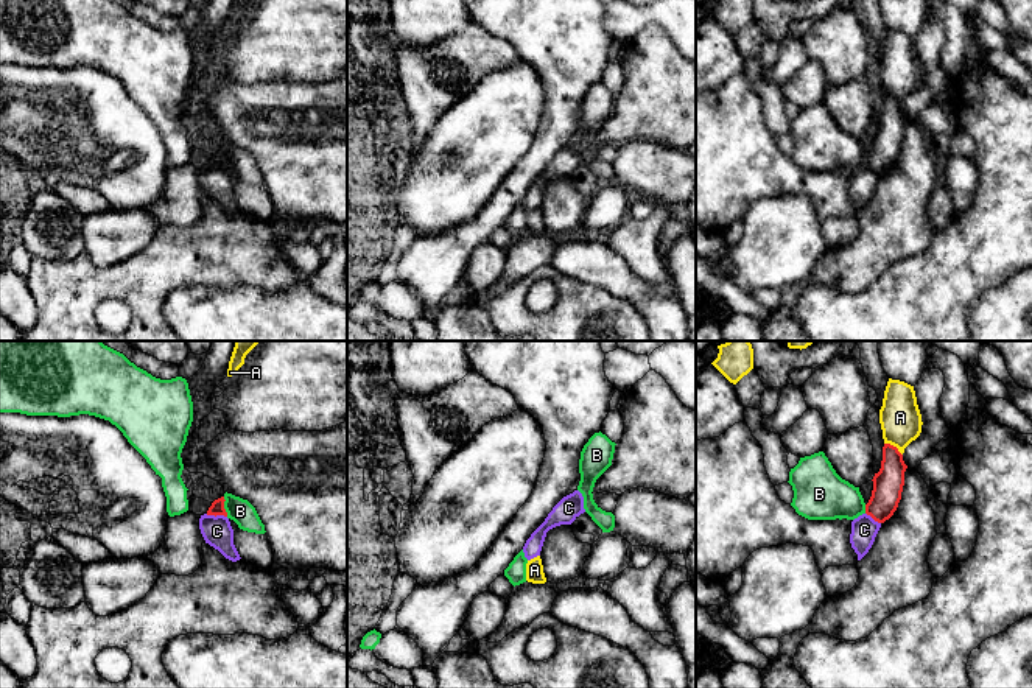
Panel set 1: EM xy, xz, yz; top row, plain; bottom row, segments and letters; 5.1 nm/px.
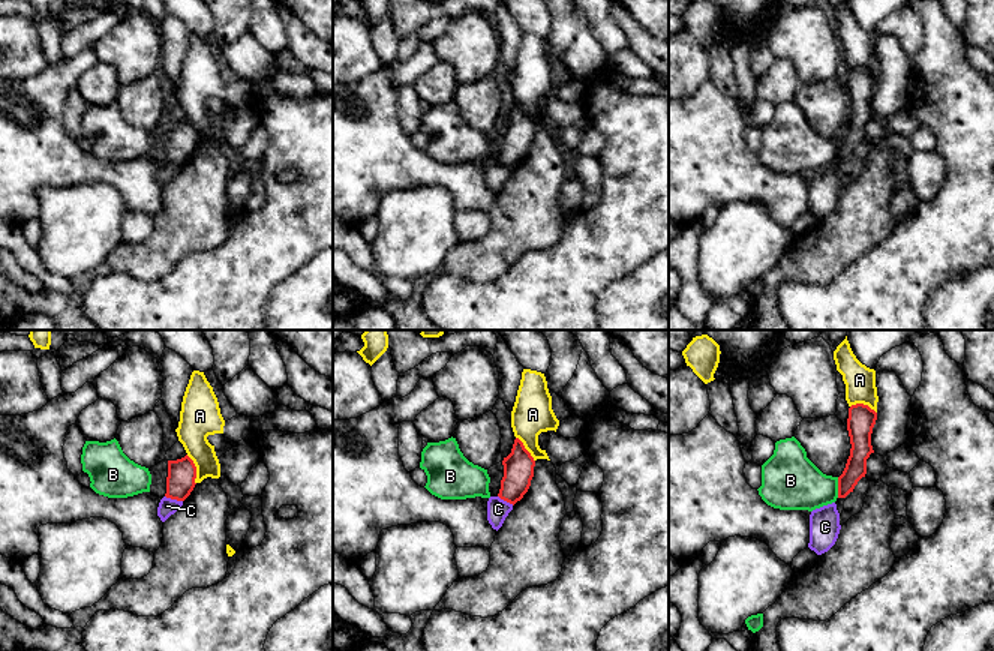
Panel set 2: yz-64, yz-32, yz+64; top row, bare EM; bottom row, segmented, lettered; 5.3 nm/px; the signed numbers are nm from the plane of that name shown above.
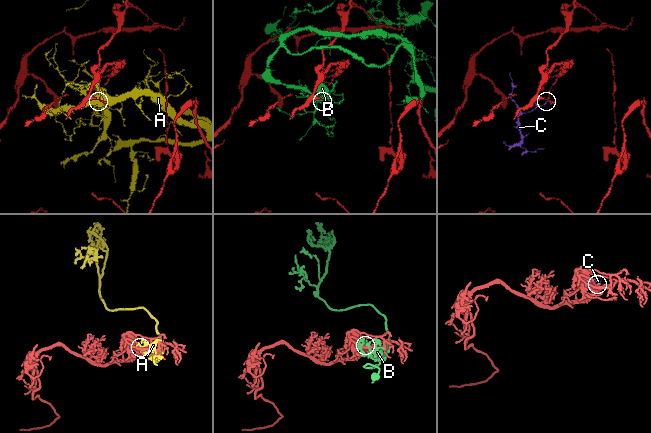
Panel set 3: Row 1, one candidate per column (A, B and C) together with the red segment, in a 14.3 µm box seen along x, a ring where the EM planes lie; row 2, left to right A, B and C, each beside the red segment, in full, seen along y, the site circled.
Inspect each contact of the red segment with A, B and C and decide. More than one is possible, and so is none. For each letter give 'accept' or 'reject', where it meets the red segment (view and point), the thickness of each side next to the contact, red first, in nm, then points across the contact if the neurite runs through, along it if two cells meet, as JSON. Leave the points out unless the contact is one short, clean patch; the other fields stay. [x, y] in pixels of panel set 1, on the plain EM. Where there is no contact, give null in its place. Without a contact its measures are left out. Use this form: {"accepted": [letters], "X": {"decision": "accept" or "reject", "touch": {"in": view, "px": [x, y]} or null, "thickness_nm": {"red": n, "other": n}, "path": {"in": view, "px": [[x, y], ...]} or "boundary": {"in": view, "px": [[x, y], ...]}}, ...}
{"accepted": [], "A": {"decision": "reject", "touch": {"in": "yz", "px": [894, 98]}, "thickness_nm": {"red": 160, "other": 220}}, "B": {"decision": "reject", "touch": {"in": "xy", "px": [223, 157]}, "thickness_nm": {"red": 70, "other": 120}, "boundary": {"in": "xy", "px": [[223, 148], [228, 167]]}}, "C": {"decision": "reject", "touch": {"in": "xy", "px": [217, 165]}, "thickness_nm": {"red": 70, "other": 160}, "boundary": {"in": "xy", "px": [[206, 165], [226, 168]]}}}

